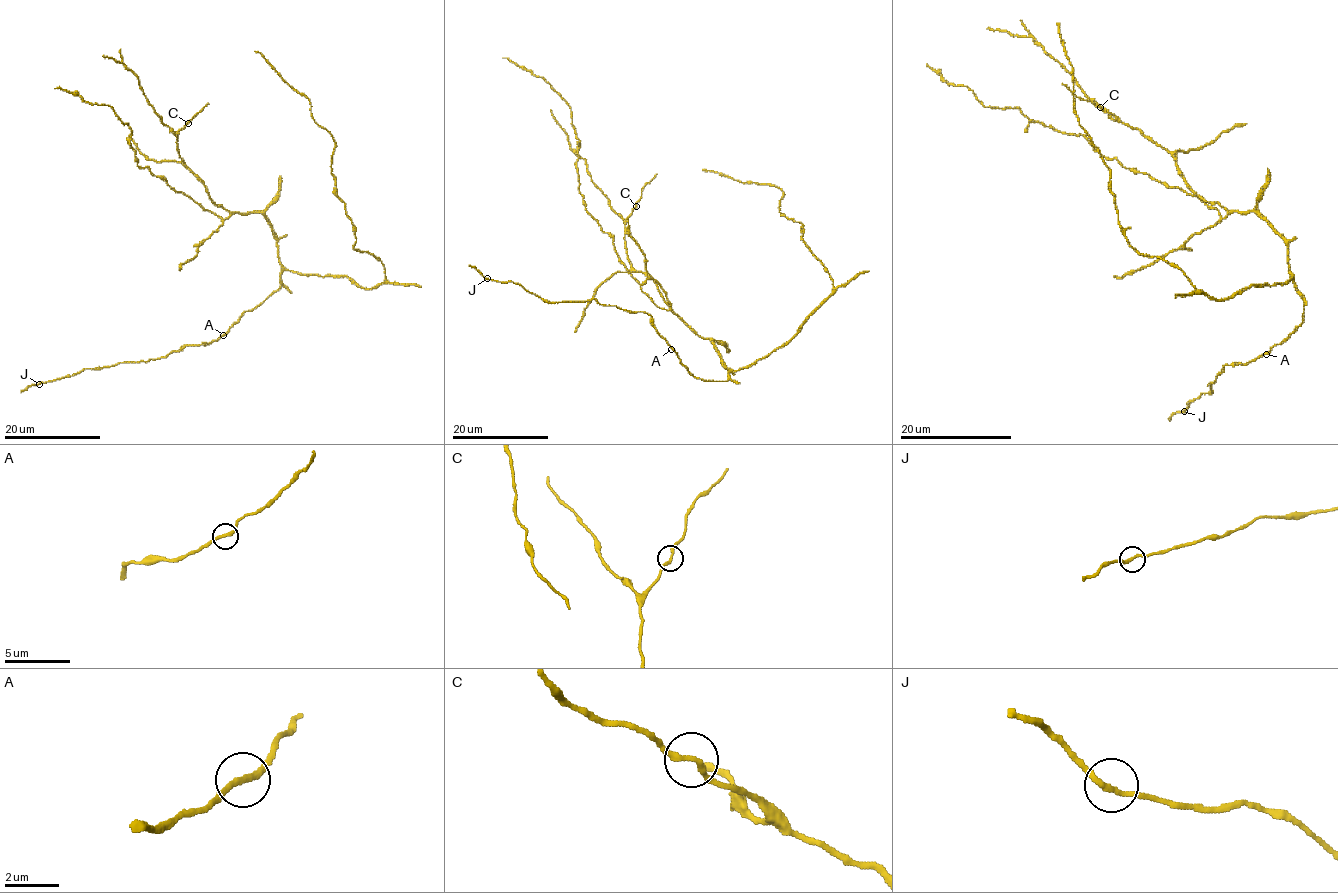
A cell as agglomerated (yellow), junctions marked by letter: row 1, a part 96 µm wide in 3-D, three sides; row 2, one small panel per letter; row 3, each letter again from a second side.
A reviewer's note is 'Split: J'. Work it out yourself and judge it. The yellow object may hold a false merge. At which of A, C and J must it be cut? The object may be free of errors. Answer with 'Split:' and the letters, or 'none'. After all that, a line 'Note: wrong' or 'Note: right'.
Split: none
Note: wrong

